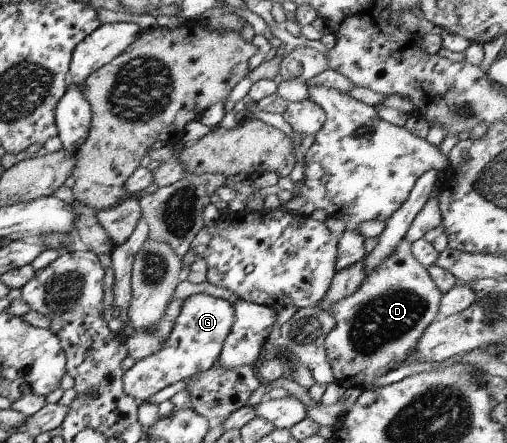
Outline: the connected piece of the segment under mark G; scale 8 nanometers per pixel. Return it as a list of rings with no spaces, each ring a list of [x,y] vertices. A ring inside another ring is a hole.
[[[205,293],[186,297],[162,346],[123,371],[121,378],[123,391],[139,401],[151,397],[176,381],[187,380],[208,370],[222,354],[223,340],[229,333],[232,323],[233,305],[225,299],[215,298]]]

